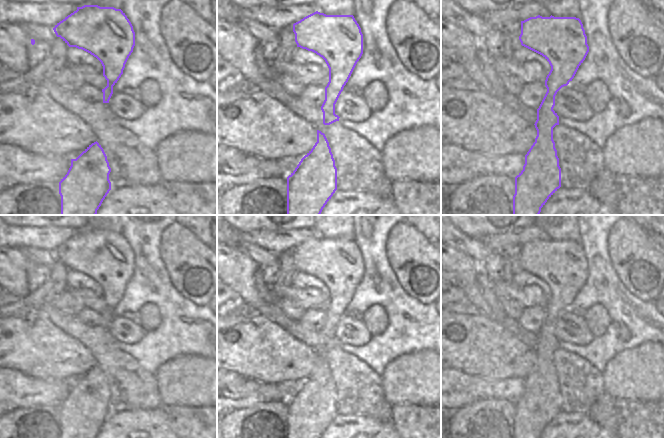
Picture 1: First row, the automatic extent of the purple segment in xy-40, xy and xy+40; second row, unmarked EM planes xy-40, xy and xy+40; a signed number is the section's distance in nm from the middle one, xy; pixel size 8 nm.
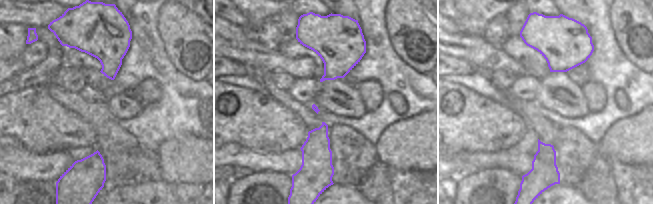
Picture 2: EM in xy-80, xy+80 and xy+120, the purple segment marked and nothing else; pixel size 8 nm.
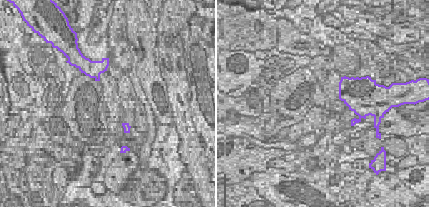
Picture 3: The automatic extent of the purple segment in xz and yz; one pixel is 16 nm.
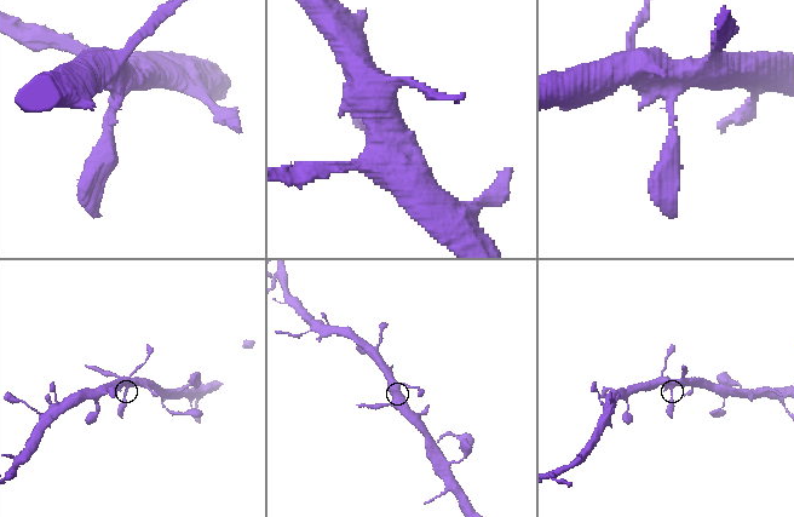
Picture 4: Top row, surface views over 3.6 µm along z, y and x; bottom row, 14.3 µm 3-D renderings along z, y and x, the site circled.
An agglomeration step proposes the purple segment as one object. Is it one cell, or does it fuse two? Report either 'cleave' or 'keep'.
keep

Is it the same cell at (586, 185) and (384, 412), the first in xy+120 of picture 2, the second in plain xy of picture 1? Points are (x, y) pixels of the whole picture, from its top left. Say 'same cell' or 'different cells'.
same cell

